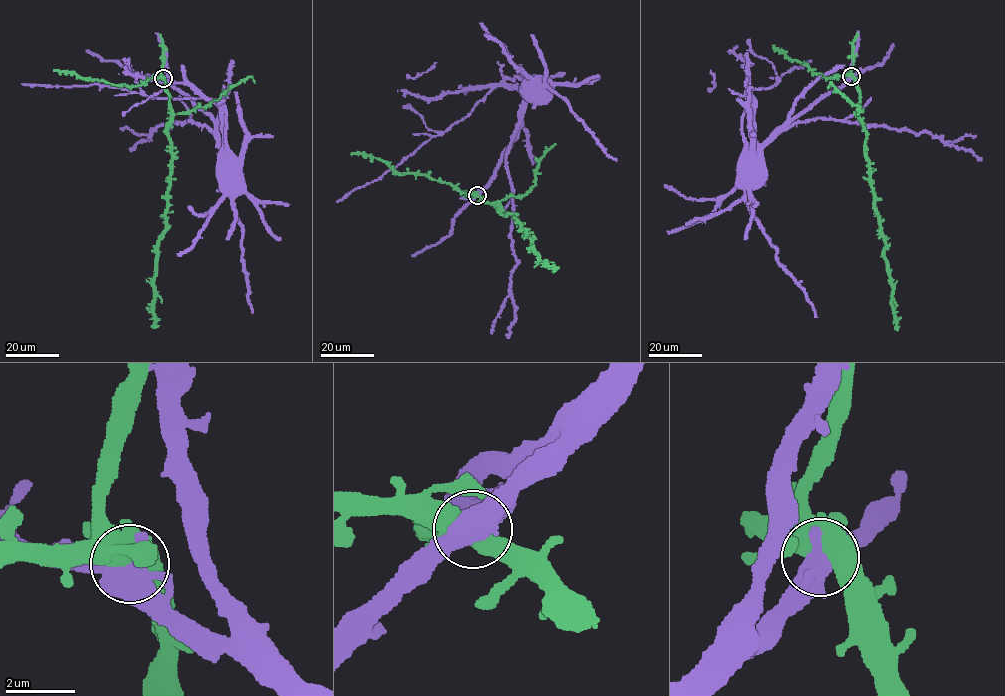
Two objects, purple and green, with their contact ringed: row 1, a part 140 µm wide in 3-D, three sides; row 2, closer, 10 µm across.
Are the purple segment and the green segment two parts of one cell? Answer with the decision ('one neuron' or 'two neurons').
two neurons

